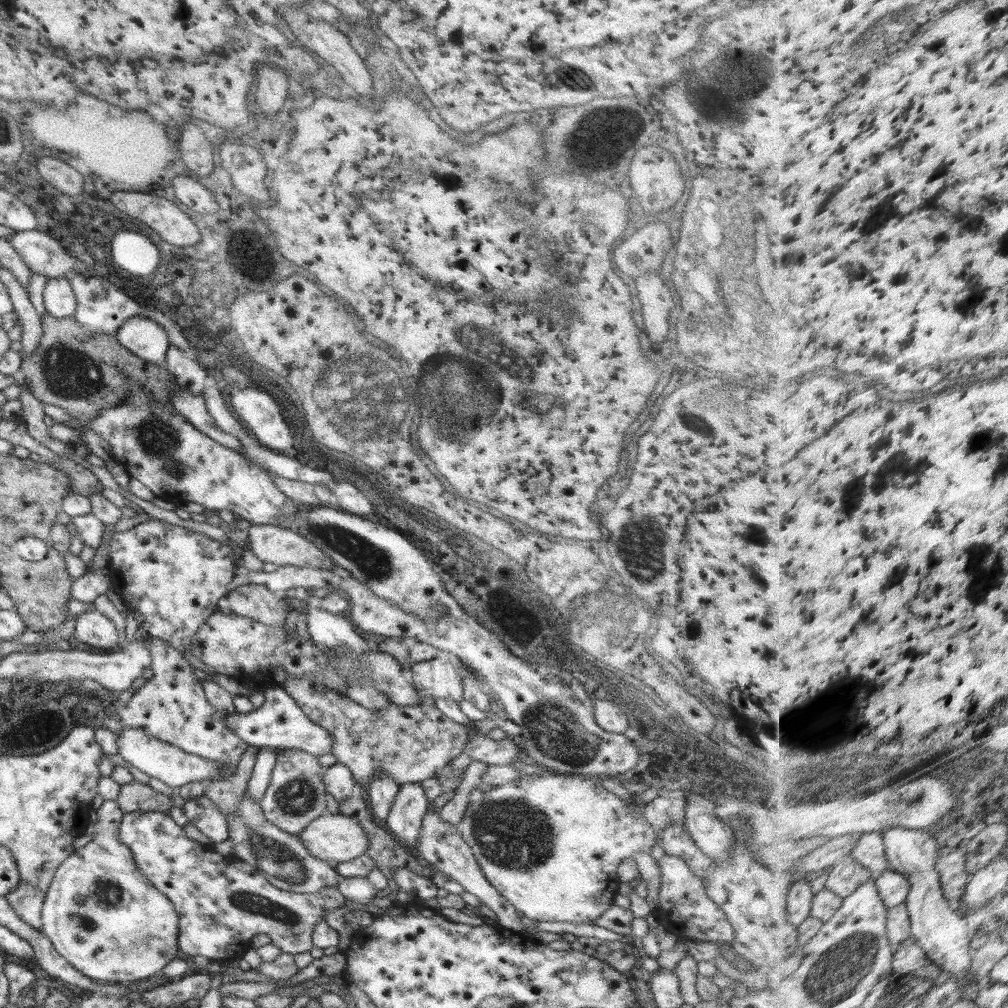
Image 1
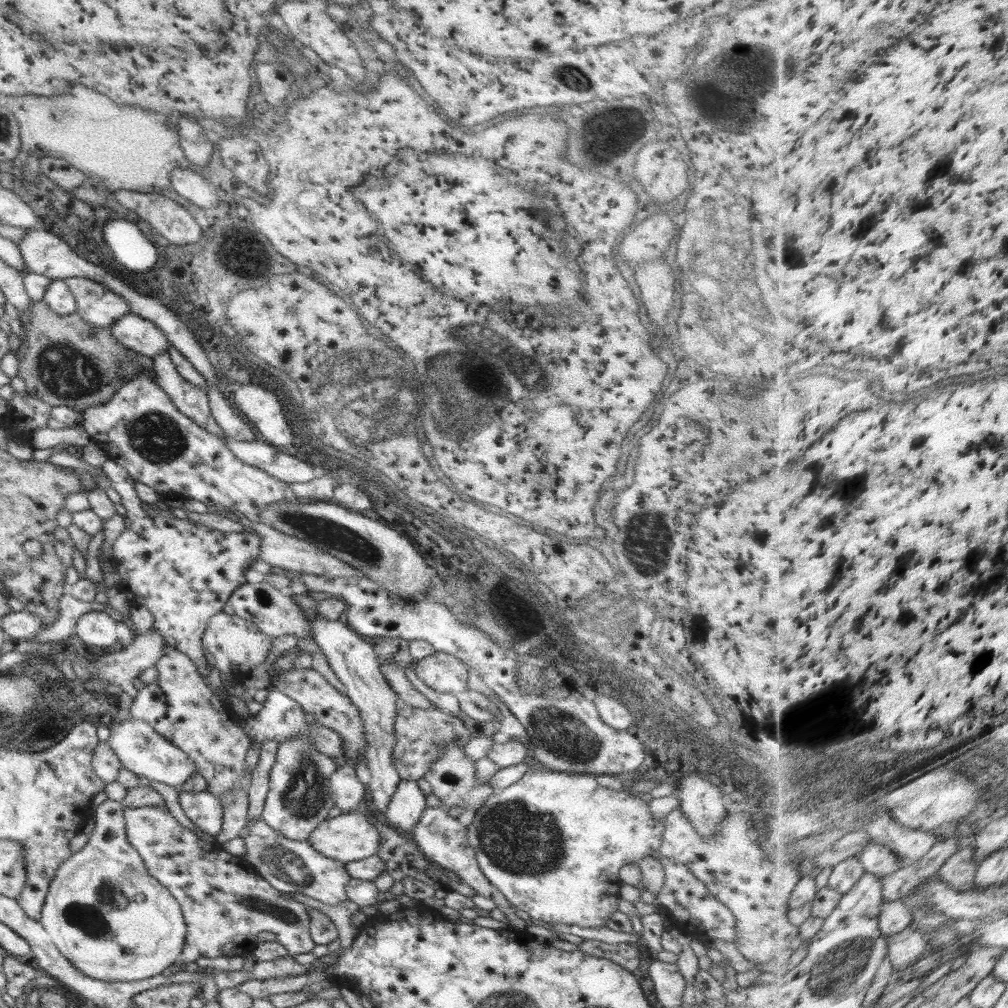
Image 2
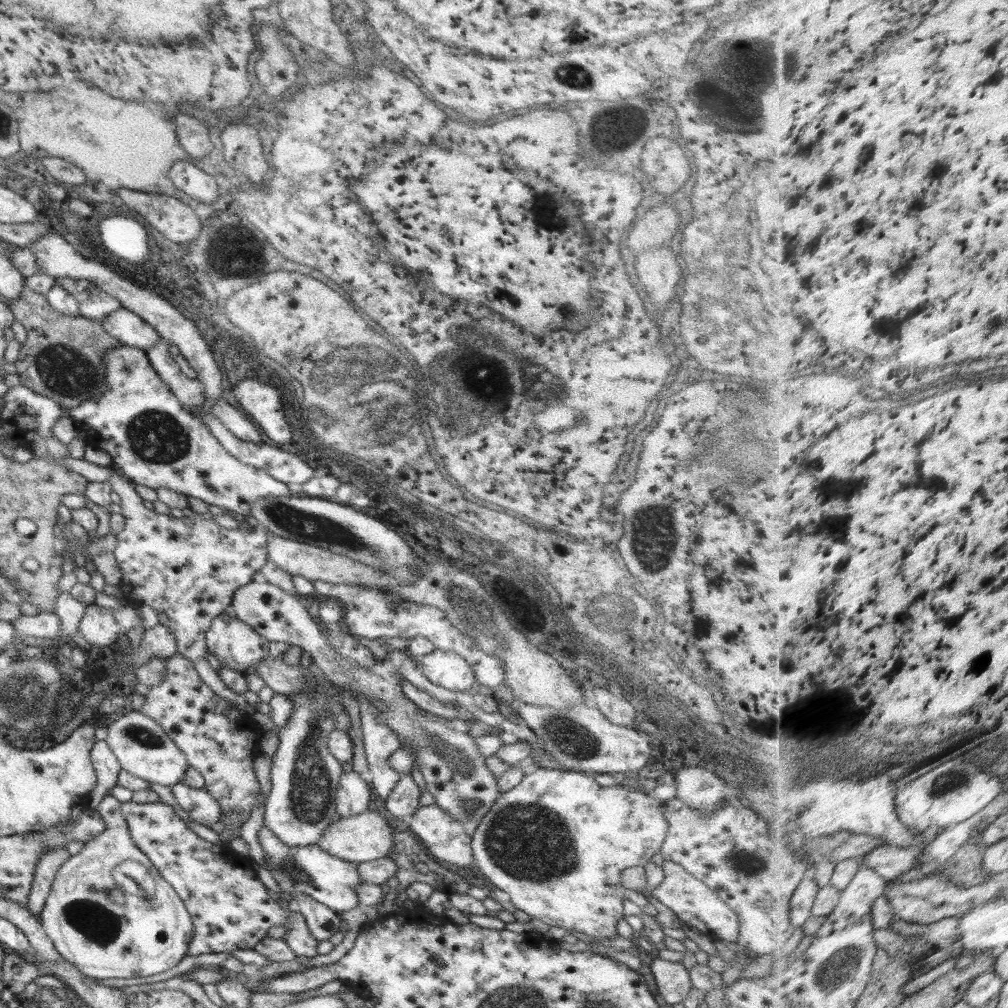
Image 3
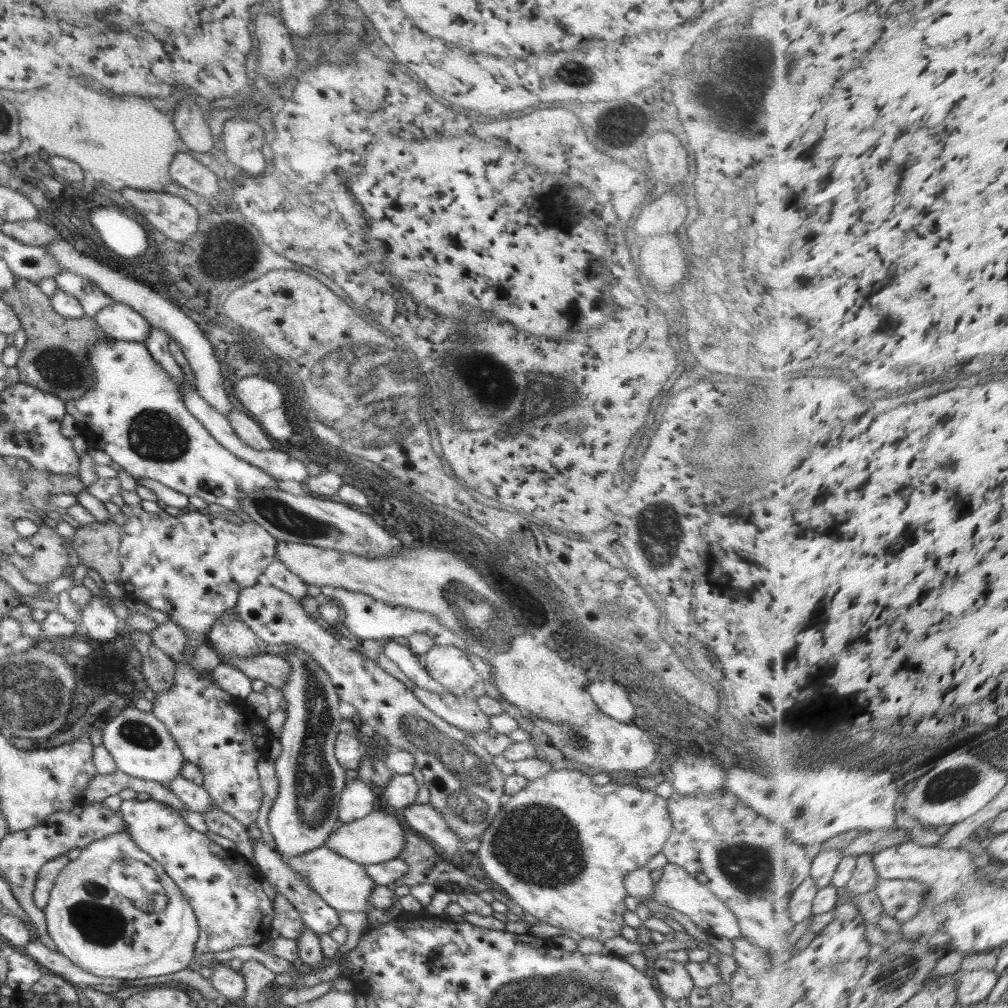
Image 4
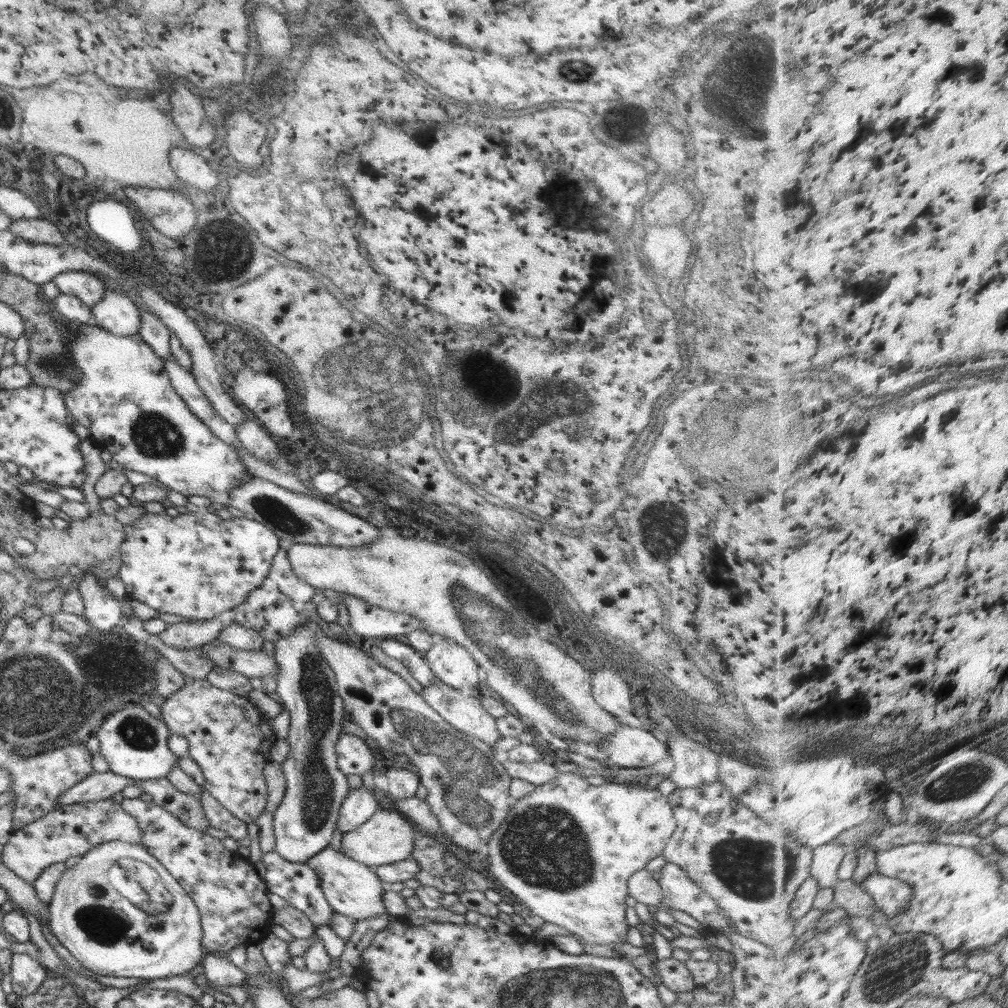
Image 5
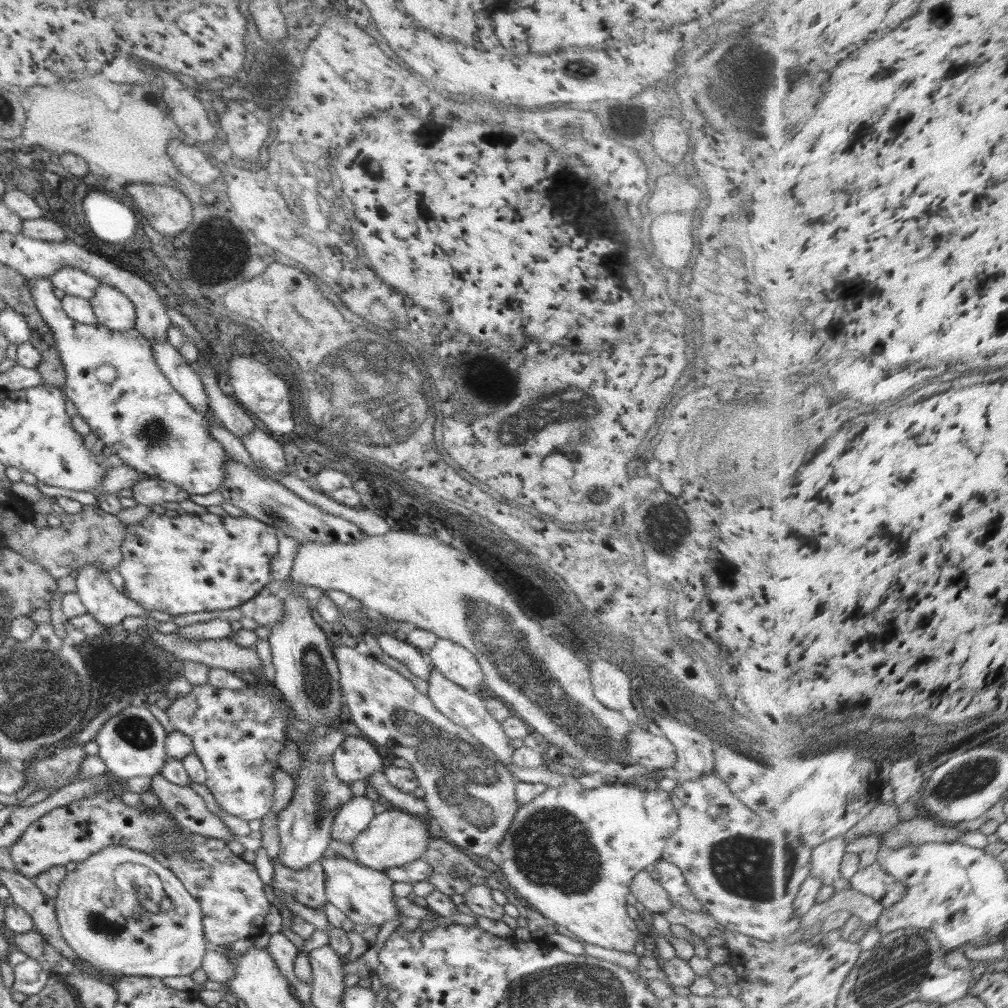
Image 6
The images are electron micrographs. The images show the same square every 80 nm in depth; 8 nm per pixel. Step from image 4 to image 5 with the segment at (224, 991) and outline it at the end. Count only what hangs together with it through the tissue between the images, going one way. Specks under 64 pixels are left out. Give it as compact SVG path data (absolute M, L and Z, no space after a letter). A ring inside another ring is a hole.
M206 952L203 956L204 976L214 986L242 986L247 976L225 954Z

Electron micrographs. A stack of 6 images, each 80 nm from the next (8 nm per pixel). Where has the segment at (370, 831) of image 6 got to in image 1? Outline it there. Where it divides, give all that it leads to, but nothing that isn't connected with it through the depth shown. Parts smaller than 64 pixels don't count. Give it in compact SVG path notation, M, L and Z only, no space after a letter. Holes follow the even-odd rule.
M325 812L298 836L308 852L332 865L367 854L369 838L363 826L344 814Z

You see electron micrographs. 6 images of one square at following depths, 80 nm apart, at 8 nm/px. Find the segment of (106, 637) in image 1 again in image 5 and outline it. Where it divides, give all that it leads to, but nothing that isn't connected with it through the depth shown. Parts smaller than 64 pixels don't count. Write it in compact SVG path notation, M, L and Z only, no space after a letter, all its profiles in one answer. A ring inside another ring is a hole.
M84 573L77 591L83 598L86 618L90 628L100 634L108 634L112 628L121 626L123 620L122 606L108 589L104 589L94 574Z

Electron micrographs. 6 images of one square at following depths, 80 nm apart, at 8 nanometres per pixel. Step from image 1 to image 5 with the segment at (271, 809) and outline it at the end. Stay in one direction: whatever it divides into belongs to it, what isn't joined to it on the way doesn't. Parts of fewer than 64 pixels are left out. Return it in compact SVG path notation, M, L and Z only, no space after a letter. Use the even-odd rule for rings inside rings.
M300 627L289 637L280 637L274 642L272 659L276 659L278 670L276 678L276 690L280 696L281 704L290 714L290 726L288 742L290 742L290 755L281 764L286 779L286 790L282 802L276 808L274 814L273 829L276 837L275 851L284 860L293 863L306 863L315 854L330 845L334 831L337 829L339 811L344 799L350 792L346 774L339 768L335 746L338 737L342 734L342 718L344 707L342 698L337 693L337 678L334 671L324 660L322 654L316 648L317 636L310 627Z

